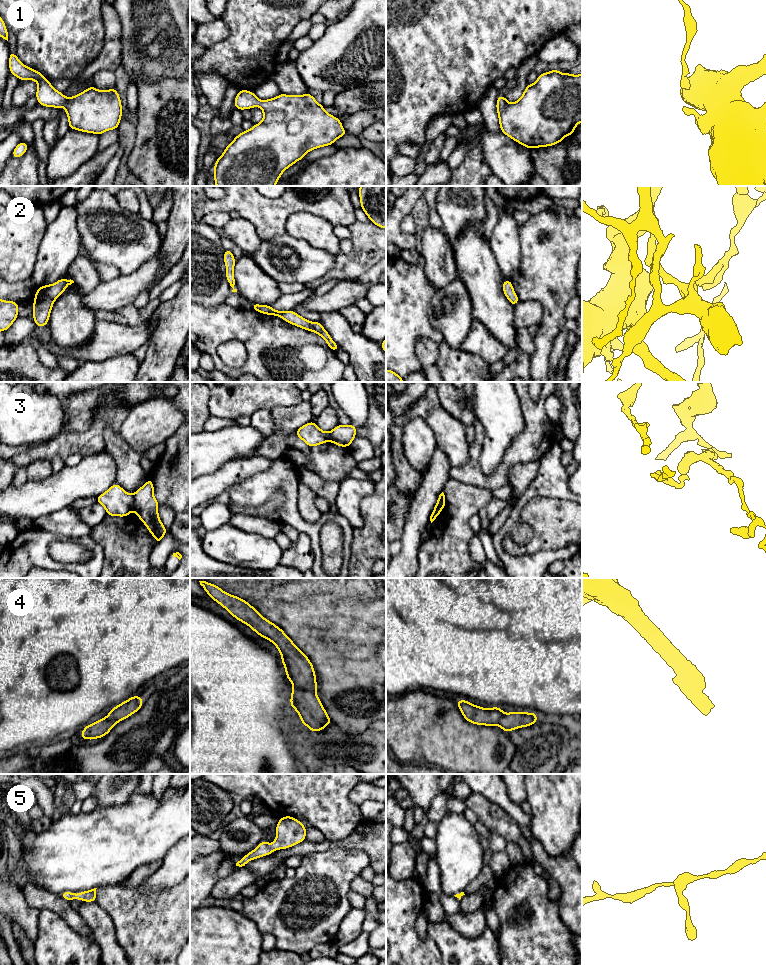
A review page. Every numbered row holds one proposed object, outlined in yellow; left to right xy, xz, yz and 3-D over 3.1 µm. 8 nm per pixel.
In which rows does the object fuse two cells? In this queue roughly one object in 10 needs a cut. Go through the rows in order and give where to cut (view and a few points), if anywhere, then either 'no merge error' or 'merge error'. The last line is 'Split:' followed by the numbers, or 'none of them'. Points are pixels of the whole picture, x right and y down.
1: no cut | no merge error
2: no cut | no merge error
3: xy (132, 495), (132, 507), (134, 509) | merge error
4: xz (294, 685), (315, 693) | merge error
5: no cut | no merge error
Split: 3, 4

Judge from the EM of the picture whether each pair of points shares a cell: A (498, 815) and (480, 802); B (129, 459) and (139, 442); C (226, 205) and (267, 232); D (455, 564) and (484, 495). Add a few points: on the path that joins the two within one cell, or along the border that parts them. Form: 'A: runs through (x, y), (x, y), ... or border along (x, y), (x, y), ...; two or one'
A: runs through (494, 815), (484, 806); one
B: border along (117, 434), (137, 451), (145, 451), (158, 444); two
C: runs through (237, 205), (244, 205), (260, 221); one
D: runs through (455, 546), (455, 522), (466, 511); one

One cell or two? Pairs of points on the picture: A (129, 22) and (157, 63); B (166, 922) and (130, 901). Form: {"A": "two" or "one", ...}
{"A": "one", "B": "one"}

